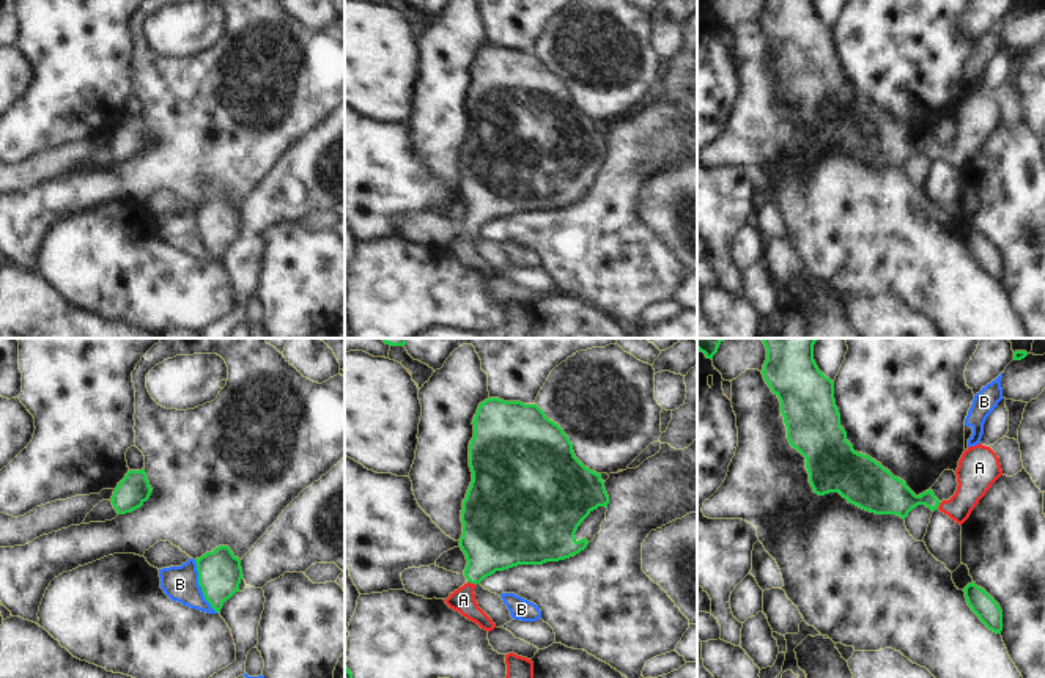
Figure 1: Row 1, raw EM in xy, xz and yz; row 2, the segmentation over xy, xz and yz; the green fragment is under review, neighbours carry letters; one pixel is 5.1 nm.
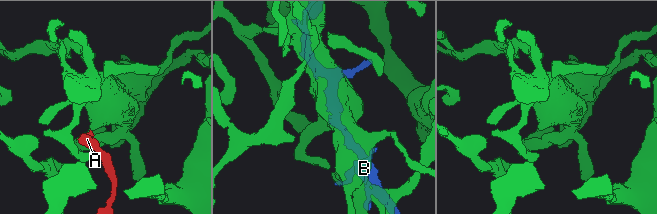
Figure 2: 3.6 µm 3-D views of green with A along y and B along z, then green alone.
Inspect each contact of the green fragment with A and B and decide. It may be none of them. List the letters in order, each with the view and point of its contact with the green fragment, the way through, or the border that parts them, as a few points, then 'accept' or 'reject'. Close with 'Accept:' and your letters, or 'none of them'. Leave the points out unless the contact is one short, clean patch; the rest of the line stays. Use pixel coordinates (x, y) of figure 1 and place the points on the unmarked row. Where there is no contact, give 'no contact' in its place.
A: contact xz (472, 230); way xz (493, 186), (474, 221), (472, 230), (463, 247); accept
B: contact xy (200, 233); reject
Accept: A

